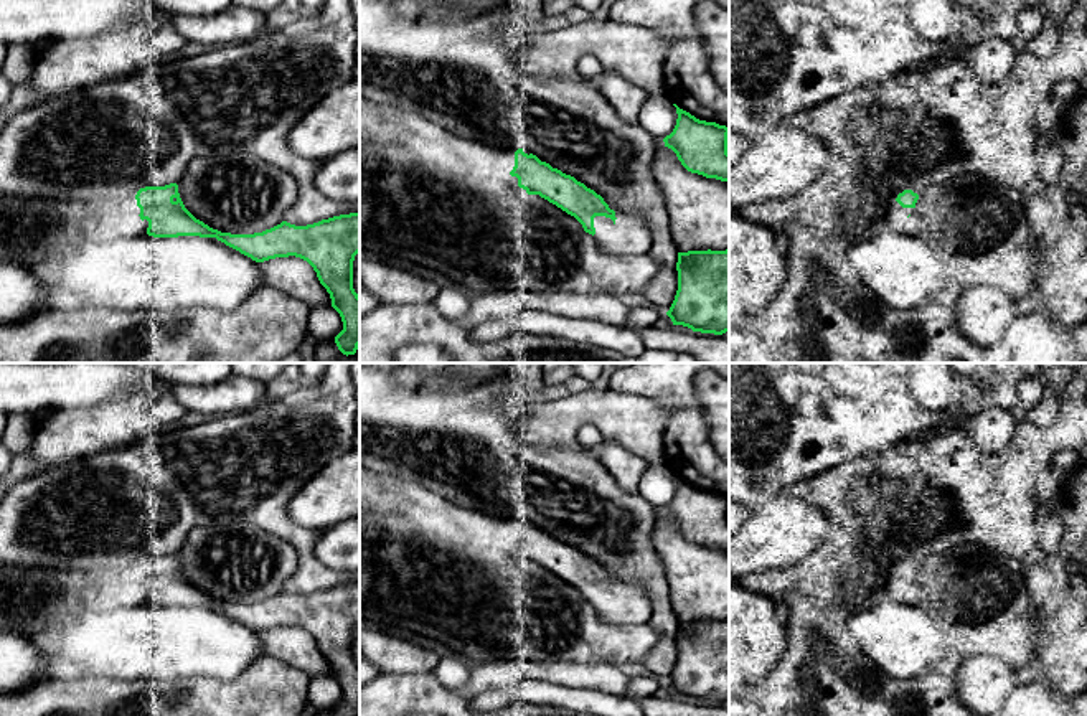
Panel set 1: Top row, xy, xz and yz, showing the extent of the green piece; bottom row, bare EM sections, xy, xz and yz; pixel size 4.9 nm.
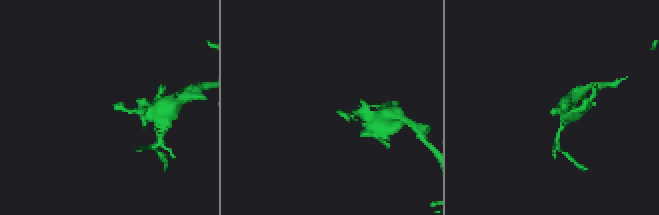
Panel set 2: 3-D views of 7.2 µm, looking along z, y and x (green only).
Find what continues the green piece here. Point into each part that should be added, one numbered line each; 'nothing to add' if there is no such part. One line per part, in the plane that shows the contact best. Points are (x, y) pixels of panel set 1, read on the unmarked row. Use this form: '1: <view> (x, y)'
1: xy (109, 593)

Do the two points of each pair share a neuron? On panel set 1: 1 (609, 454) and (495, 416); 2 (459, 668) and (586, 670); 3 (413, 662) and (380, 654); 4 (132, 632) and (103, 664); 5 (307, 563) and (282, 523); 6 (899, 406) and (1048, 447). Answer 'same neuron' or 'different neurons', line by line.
1: different neurons
2: different neurons
3: same neuron
4: same neuron
5: same neuron
6: different neurons

